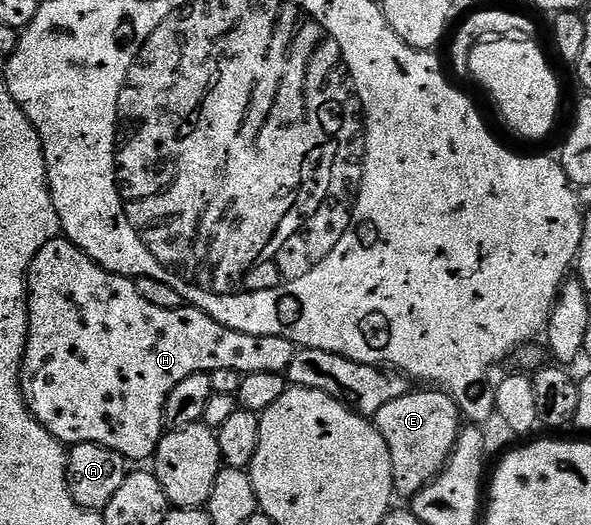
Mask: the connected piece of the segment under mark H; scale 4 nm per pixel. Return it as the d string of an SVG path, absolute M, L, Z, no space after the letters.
M65 237L48 241L48 245L44 245L40 253L36 253L32 265L26 270L26 308L30 318L30 332L26 342L26 352L22 358L21 378L26 408L42 422L48 433L52 433L52 437L56 437L64 445L75 443L104 445L123 455L127 461L153 460L154 454L158 452L158 442L162 440L166 427L164 405L168 401L168 393L172 393L172 389L176 389L176 385L180 385L184 377L192 377L196 373L209 373L216 369L232 369L239 371L242 376L252 373L286 373L290 370L296 350L294 343L284 337L252 337L248 333L236 333L232 329L224 329L220 321L212 321L212 317L189 305L183 305L180 309L160 309L156 305L151 305L148 301L144 301L144 297L140 297L140 289L135 280L105 271L101 265L93 263L80 248Z

